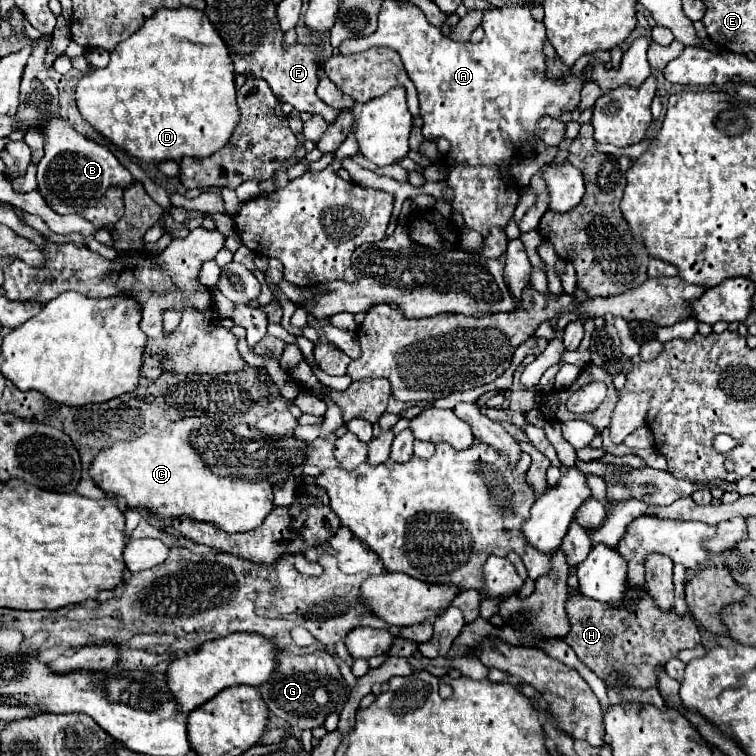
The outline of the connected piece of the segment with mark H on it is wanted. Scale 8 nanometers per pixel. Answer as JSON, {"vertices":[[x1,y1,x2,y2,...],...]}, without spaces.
{"vertices":[[627,585,623,601,615,607,573,593,565,601,565,611,571,629,563,641,577,653,581,663,603,679,607,687,657,687,659,667,665,667,665,663,677,657,679,651,701,645,701,633,689,613,681,617,675,611,659,609,653,597,641,587]]}

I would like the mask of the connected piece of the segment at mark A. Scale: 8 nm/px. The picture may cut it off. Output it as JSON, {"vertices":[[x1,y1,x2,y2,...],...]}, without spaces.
{"vertices":[[383,1,377,31,369,37,363,37,361,41,341,43,339,51,343,55,349,55,357,51,367,51,371,47,389,47,401,55,405,71,419,91,423,137,429,141,445,137,451,143,445,157,449,161,455,161,453,165,461,165,449,167,447,175,447,185,455,191,451,207,453,211,463,215,463,221,469,229,475,229,485,237,489,235,491,227,507,227,519,201,519,189,515,179,511,177,511,161,525,157,525,151,521,151,523,147,531,147,535,155,547,151,547,147,541,147,541,139,537,137,537,123,541,121,541,117,557,117,561,115,561,111,571,111,573,107,577,107,579,93,585,81,595,81,601,89,615,89,624,84,639,87,650,76,650,65,646,60,649,36,643,36,636,39,629,51,623,55,619,69,606,70,603,69,601,61,591,61,581,75,571,75,569,67,565,67,561,61,545,59,545,27,531,17,529,7,487,11,487,17,483,17,481,26,485,29,485,37,481,43,457,43,453,39,447,39,447,35,443,35,439,27,431,25,419,7,393,5,393,1]]}

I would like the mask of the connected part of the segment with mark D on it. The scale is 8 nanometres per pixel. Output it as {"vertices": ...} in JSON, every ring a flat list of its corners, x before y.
{"vertices":[[191,7,159,9,159,13,155,13,151,19,147,19,141,29,137,29,129,39,121,41,115,47,115,51,111,53,111,61,105,69,91,69,91,73,83,75,83,79,77,85,77,107,83,115,83,119,91,127,95,127,101,135,105,135,113,145,127,151,131,157,137,157,137,159,147,161,147,163,161,163,167,159,181,161,183,157,203,159,203,157,219,151,229,141,229,137,233,135,233,129,239,123,239,111,237,111,237,101,235,101,235,75,233,75,233,63,231,63,231,57,227,53,227,47,219,39,219,33,211,27,209,19,201,11,195,11]]}

